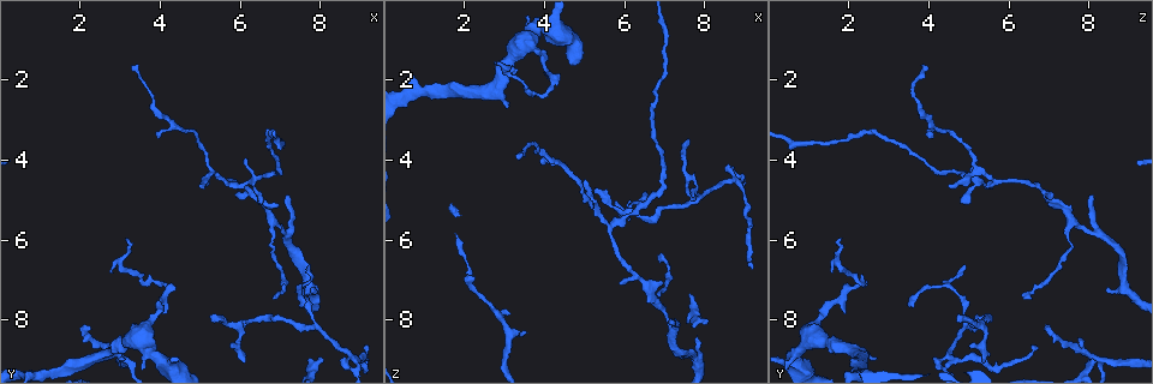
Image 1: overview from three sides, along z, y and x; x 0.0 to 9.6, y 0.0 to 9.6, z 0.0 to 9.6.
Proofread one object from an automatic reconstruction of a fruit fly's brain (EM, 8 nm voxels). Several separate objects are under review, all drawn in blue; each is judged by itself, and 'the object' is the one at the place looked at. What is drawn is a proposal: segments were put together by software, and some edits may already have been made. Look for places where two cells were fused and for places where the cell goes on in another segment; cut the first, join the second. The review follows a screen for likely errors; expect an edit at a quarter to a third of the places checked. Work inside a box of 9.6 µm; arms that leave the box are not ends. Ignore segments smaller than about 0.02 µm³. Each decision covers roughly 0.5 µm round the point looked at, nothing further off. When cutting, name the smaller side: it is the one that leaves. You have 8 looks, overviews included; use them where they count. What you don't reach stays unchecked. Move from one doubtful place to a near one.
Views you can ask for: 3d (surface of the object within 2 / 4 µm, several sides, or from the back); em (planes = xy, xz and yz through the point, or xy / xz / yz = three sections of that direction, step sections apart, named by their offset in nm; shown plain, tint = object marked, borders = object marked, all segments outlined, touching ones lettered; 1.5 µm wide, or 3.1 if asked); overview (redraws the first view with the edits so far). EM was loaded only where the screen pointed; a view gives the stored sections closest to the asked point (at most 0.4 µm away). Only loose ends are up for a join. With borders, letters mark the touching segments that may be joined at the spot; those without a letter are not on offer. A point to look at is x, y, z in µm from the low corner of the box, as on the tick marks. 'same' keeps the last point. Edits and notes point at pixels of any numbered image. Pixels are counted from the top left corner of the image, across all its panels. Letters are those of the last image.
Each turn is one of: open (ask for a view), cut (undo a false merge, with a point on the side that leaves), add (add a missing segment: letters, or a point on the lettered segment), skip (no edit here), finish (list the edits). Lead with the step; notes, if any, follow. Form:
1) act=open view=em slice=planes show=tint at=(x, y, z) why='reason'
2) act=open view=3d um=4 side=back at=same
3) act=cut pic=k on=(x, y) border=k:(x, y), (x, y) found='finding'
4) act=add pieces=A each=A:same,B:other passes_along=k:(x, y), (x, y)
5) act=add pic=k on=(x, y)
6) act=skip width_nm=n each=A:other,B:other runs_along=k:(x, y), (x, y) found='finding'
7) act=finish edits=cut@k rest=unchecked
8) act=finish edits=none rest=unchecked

act=open view=3d um=4 at=(3.30, 1.60, 3.80) why='an open end'

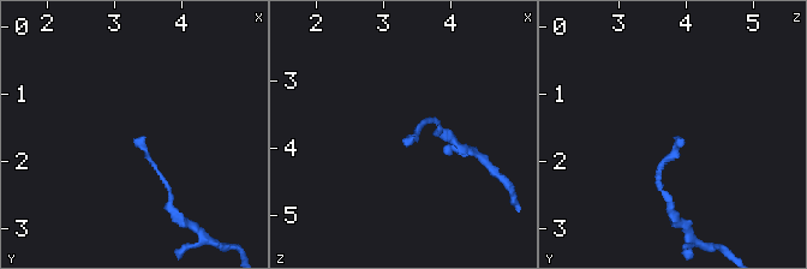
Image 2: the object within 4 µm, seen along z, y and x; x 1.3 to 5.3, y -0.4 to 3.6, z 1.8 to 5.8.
act=open view=em slice=planes show=tint at=(3.30, 1.65, 3.85) why='need the tissue'

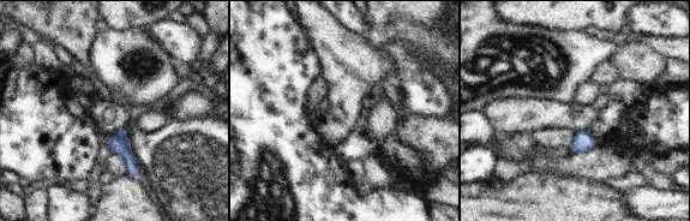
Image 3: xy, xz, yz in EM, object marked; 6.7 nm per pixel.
act=open view=em slice=planes show=borders at=same

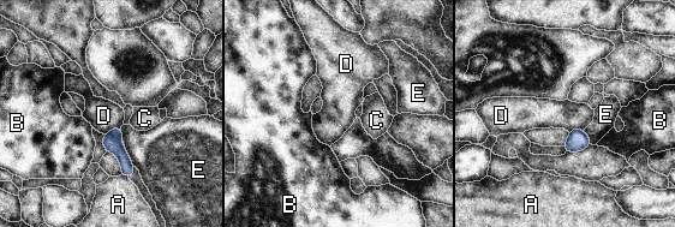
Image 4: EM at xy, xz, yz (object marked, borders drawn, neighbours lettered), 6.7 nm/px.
act=skip each=A:other,B:other,C:other,D:other,E:other runs_along=4:(118, 130), (117, 148), (129, 173) found='none of them fits'

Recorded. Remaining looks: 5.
act=open view=3d um=2 at=(5.30, 8.00, 4.65) why='branch stops here'

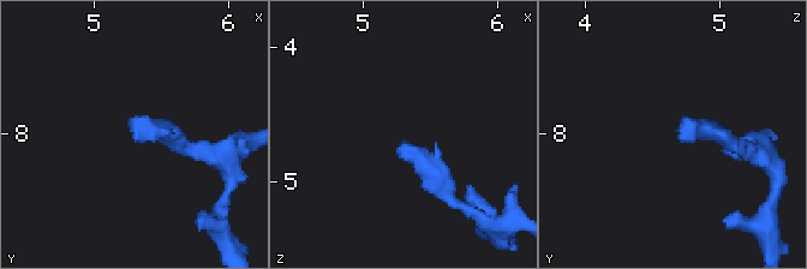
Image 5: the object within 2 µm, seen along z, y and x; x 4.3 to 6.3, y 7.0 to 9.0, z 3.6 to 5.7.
act=open view=em slice=planes show=borders at=(5.30, 8.00, 4.70) why='now the EM'

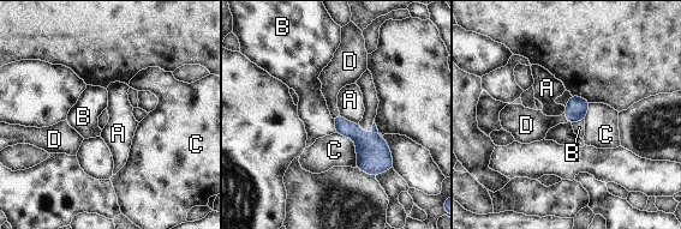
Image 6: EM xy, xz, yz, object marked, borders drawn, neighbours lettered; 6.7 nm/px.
act=add pieces=D longest_contact=C:280nm each=A:other,B:other,C:other,D:same passes_along=6:(577, 108), (566, 116), (530, 125) found='the cell continues'

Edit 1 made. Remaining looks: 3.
act=open view=overview why='see it whole again'

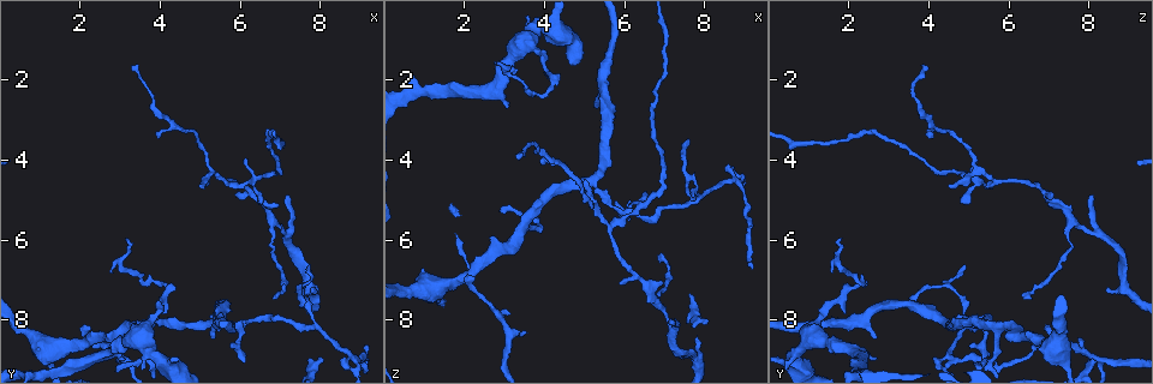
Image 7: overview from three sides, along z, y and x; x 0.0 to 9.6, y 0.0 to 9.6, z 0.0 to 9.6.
act=open view=3d um=2 at=(6.20, 4.00, 5.20) why='an open end'

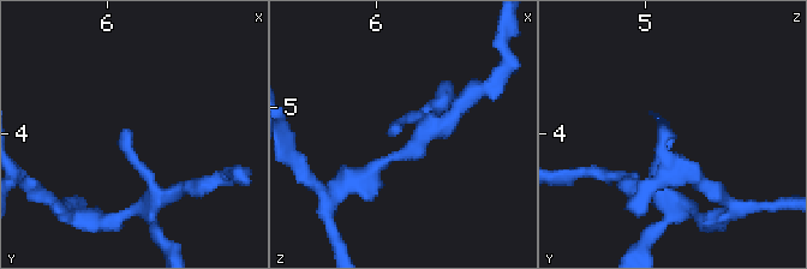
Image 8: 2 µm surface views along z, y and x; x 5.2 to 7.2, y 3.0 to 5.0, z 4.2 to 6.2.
act=open view=em slice=planes show=borders at=(6.18, 3.94, 5.16)

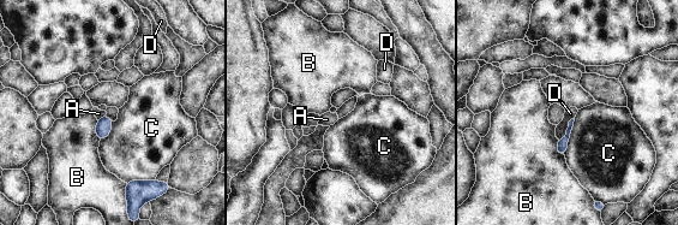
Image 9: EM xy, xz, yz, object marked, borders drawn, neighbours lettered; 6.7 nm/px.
act=skip each=A:other,B:other,C:other,D:other found='none of them fits'

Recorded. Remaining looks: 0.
act=finish edits=add@6 rest=unchecked

